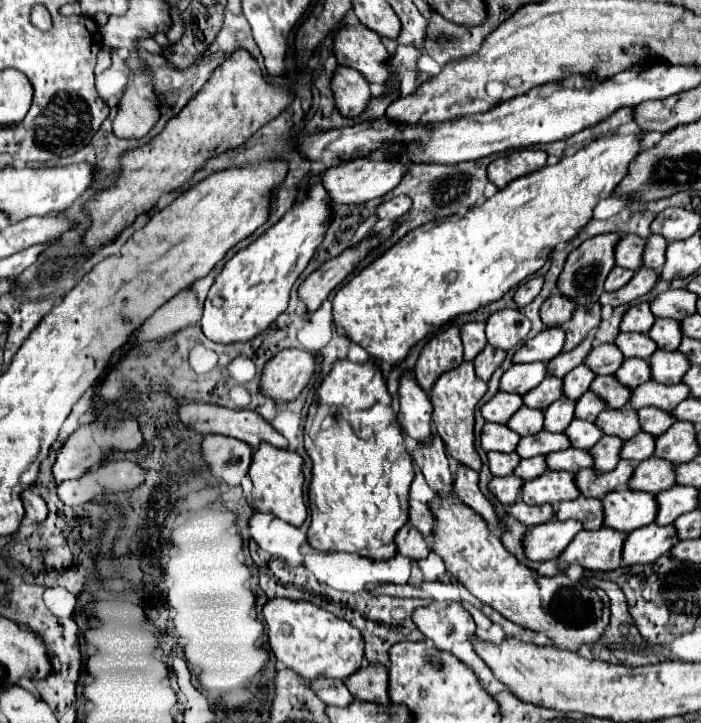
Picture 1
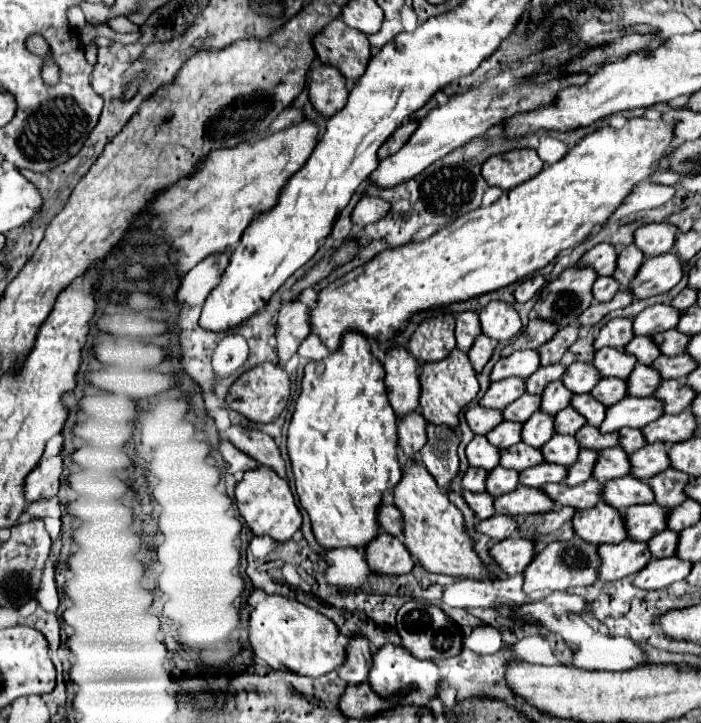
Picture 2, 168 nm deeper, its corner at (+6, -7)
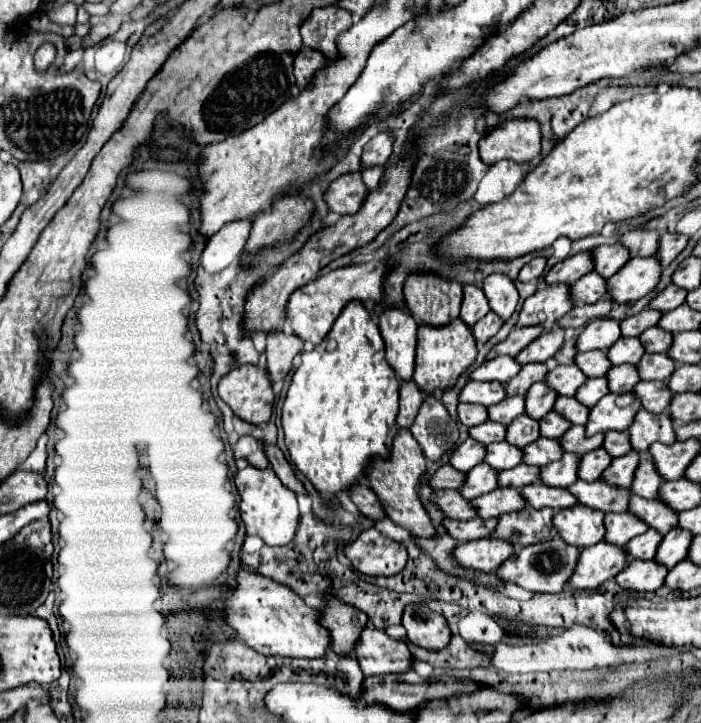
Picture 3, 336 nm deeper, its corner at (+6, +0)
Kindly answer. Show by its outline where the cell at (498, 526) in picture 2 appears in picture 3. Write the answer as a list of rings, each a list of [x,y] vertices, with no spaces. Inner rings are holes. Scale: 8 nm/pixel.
[[[474,517],[474,519],[468,519],[468,521],[446,519],[444,527],[448,529],[448,533],[454,539],[464,543],[464,541],[488,537],[488,533],[492,533],[492,529],[496,527],[496,521],[500,521],[500,519],[482,519],[482,517]]]

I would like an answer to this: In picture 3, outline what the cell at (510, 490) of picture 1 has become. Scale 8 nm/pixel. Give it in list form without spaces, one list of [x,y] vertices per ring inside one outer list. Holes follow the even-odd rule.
[[[444,489],[432,495],[434,503],[446,513],[448,519],[472,519],[476,517],[476,509],[466,497],[460,497],[458,489]]]

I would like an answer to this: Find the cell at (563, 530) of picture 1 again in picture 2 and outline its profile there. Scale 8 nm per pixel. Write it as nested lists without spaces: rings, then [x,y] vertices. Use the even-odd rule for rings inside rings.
[[[510,536],[506,540],[496,542],[490,550],[490,556],[494,562],[508,574],[520,574],[524,572],[524,564],[532,560],[534,554],[534,542],[530,540],[520,540],[518,536]]]

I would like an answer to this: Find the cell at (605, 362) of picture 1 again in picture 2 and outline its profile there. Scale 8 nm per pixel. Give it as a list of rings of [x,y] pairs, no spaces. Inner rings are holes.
[[[574,362],[566,368],[562,382],[564,386],[572,392],[572,394],[586,394],[590,392],[596,384],[598,384],[600,376],[596,376],[596,368],[592,368],[592,364],[584,364],[584,362]]]

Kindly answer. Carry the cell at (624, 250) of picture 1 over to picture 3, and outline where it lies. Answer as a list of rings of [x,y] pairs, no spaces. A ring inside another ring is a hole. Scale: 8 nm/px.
[[[580,251],[572,257],[566,257],[564,261],[556,263],[544,277],[546,283],[566,283],[566,285],[572,285],[576,283],[582,275],[586,275],[588,271],[594,269],[594,263],[592,263],[592,251]]]

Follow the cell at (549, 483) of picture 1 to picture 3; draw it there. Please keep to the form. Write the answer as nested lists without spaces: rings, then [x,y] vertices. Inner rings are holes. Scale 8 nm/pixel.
[[[494,489],[486,495],[480,495],[472,501],[478,517],[500,517],[510,511],[520,511],[526,507],[524,497],[520,497],[520,489]]]

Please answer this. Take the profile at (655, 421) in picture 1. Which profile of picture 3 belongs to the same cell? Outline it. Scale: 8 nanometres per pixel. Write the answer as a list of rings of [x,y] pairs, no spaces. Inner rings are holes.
[[[608,431],[602,447],[604,447],[604,449],[608,451],[608,455],[612,455],[612,457],[622,457],[622,455],[626,455],[628,451],[632,451],[630,441],[628,441],[628,431]]]

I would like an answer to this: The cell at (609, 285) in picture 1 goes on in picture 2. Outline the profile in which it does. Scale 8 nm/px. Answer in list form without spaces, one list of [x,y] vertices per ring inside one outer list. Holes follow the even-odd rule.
[[[604,276],[594,282],[592,296],[596,302],[608,302],[618,292],[618,288],[620,288],[620,284],[616,280],[612,280],[612,276]]]

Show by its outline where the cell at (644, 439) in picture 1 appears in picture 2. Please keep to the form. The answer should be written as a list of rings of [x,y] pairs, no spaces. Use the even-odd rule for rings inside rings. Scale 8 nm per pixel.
[[[620,446],[606,448],[604,452],[600,452],[596,468],[592,470],[592,478],[598,482],[620,478],[626,474],[628,474],[628,454]]]

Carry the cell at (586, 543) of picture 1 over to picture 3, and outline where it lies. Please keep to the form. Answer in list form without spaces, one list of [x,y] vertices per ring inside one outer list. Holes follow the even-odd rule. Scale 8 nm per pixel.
[[[556,537],[550,541],[528,545],[518,555],[512,555],[508,561],[500,565],[498,577],[502,581],[512,581],[532,593],[560,593],[568,585],[576,569],[578,557],[580,557],[580,549],[576,549],[576,545],[568,545],[566,541],[560,541],[560,537]]]

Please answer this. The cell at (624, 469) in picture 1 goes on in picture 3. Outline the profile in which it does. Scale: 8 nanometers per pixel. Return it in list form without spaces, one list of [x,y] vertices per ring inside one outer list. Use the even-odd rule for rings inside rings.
[[[534,483],[534,485],[526,485],[524,489],[520,489],[520,493],[528,501],[528,505],[536,509],[552,507],[558,511],[558,509],[578,505],[576,497],[572,497],[572,493],[568,493],[566,487],[548,487],[544,483]]]

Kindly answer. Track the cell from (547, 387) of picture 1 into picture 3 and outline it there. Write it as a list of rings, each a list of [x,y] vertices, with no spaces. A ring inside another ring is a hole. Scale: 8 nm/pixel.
[[[506,397],[498,405],[488,407],[490,421],[498,421],[504,425],[510,425],[522,413],[524,413],[524,397]]]

